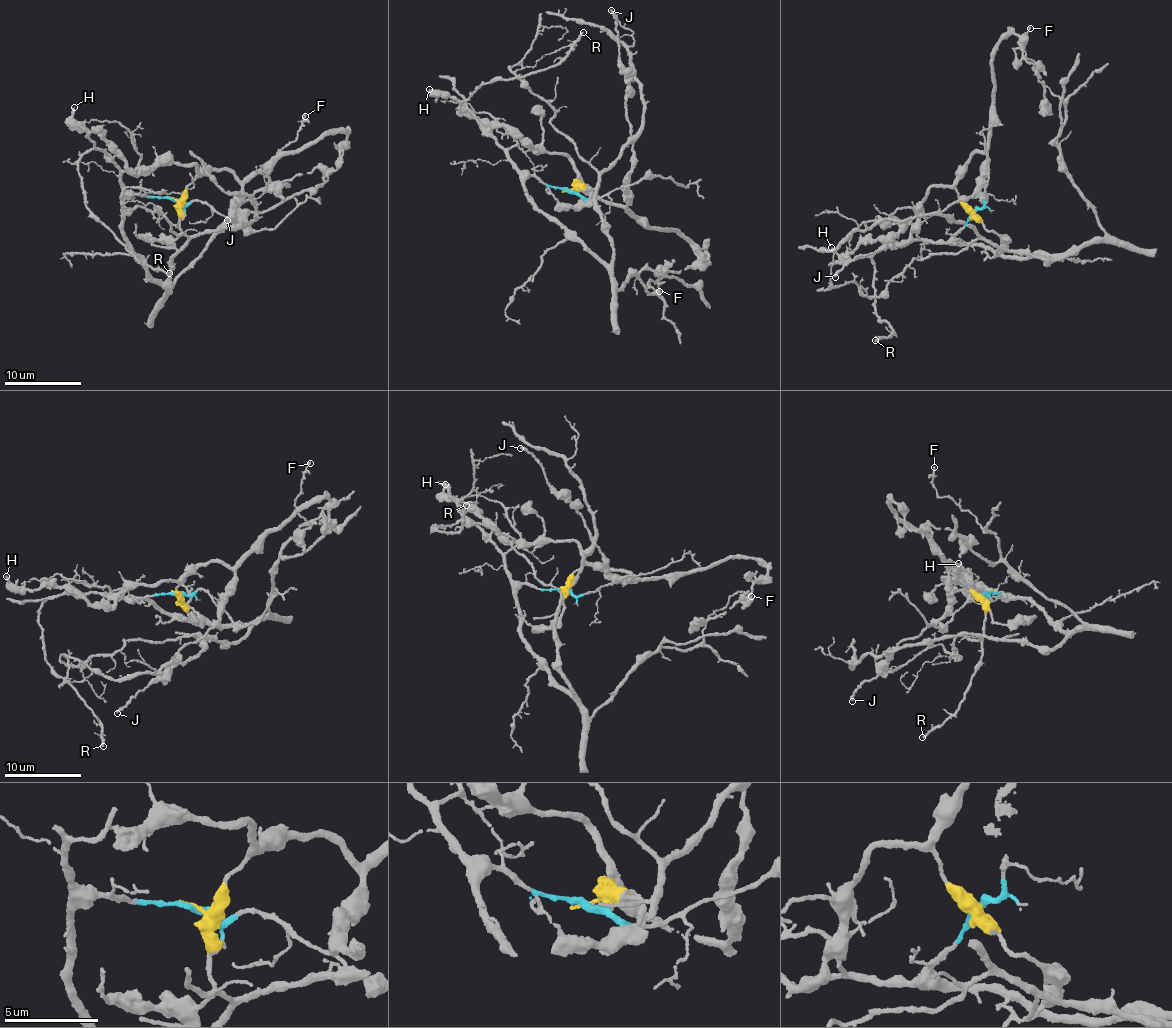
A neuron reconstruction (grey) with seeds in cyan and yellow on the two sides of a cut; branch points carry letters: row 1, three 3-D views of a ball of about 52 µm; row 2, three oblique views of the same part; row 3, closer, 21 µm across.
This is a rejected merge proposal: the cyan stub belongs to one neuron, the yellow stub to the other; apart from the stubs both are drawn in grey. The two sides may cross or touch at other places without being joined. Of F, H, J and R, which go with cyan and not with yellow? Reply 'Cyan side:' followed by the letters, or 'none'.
Cyan side: F, R

